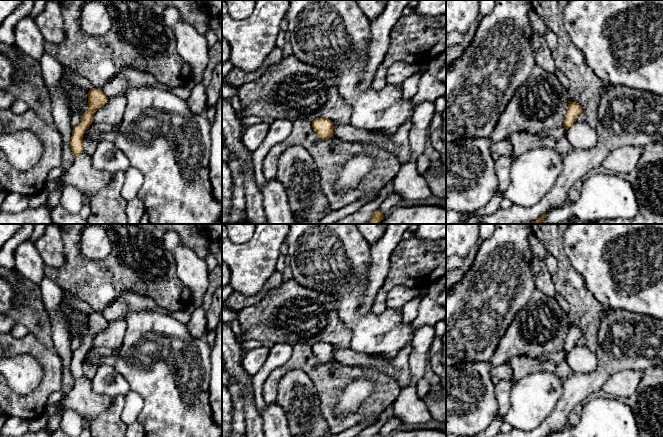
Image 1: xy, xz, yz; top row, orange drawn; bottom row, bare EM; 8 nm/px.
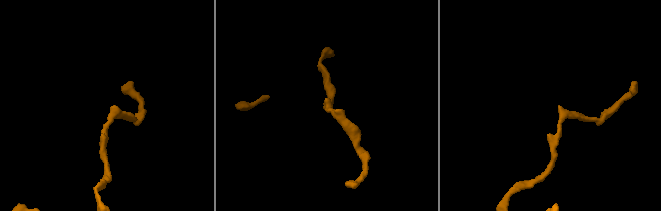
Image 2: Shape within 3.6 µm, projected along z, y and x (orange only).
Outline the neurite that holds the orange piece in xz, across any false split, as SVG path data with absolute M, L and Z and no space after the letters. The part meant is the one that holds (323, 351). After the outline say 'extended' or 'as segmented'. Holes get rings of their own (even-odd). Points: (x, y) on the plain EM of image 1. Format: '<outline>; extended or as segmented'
M327 342L313 344L312 352L322 364L327 364L334 359L333 346Z; as segmented

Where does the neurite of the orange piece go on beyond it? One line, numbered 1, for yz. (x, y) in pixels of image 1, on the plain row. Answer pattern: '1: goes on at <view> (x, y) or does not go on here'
1: does not go on here

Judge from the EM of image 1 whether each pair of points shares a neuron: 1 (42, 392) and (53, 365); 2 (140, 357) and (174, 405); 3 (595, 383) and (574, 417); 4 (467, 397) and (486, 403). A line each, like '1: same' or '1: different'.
1: same
2: same
3: different
4: same

